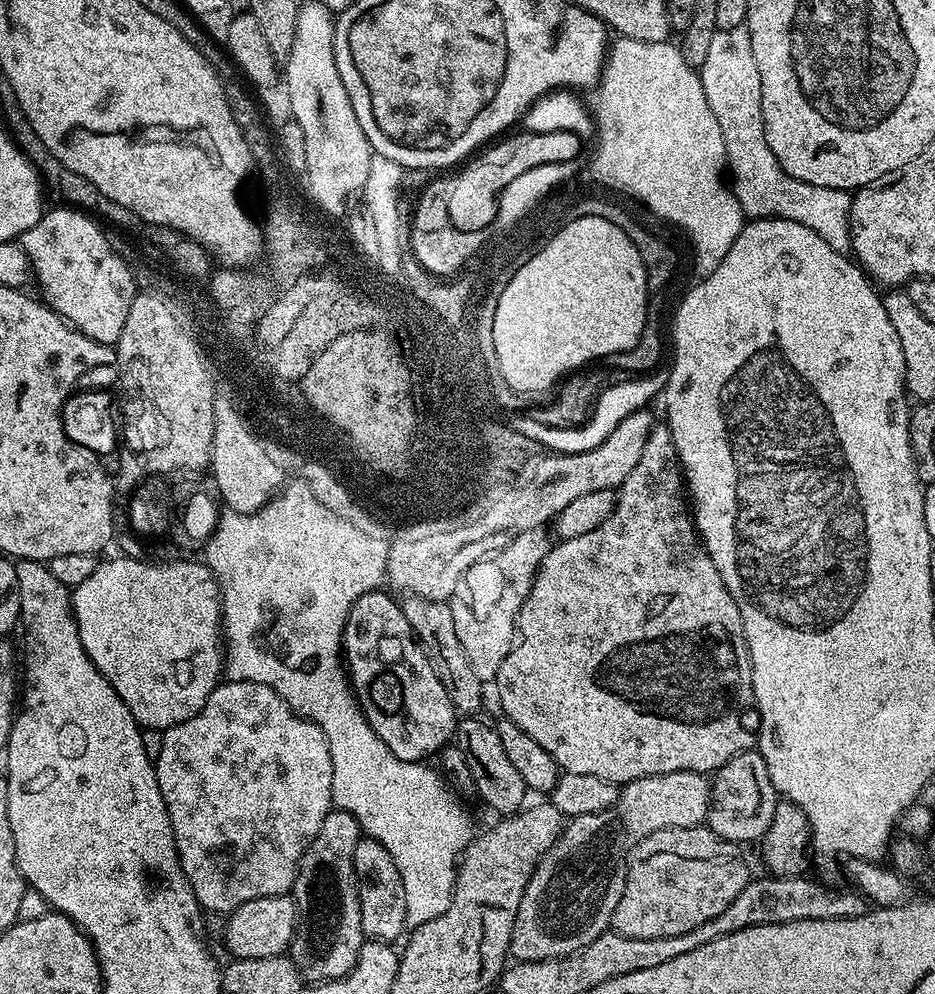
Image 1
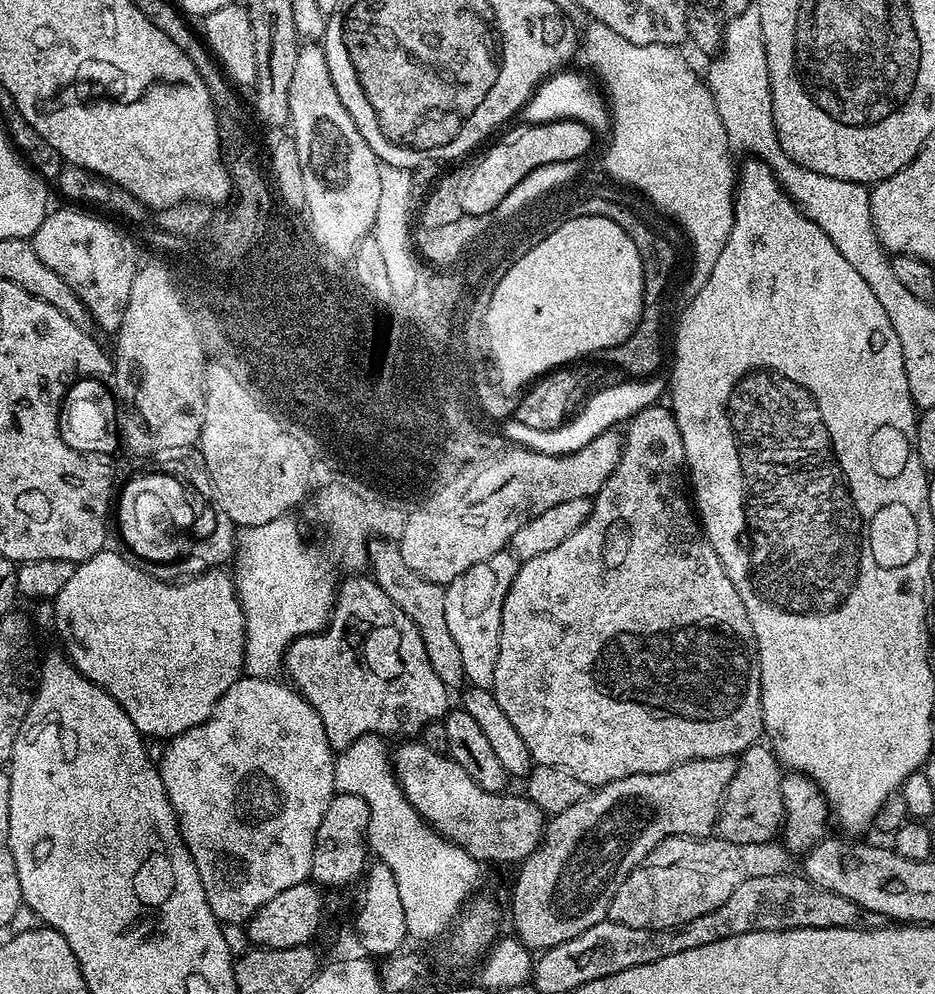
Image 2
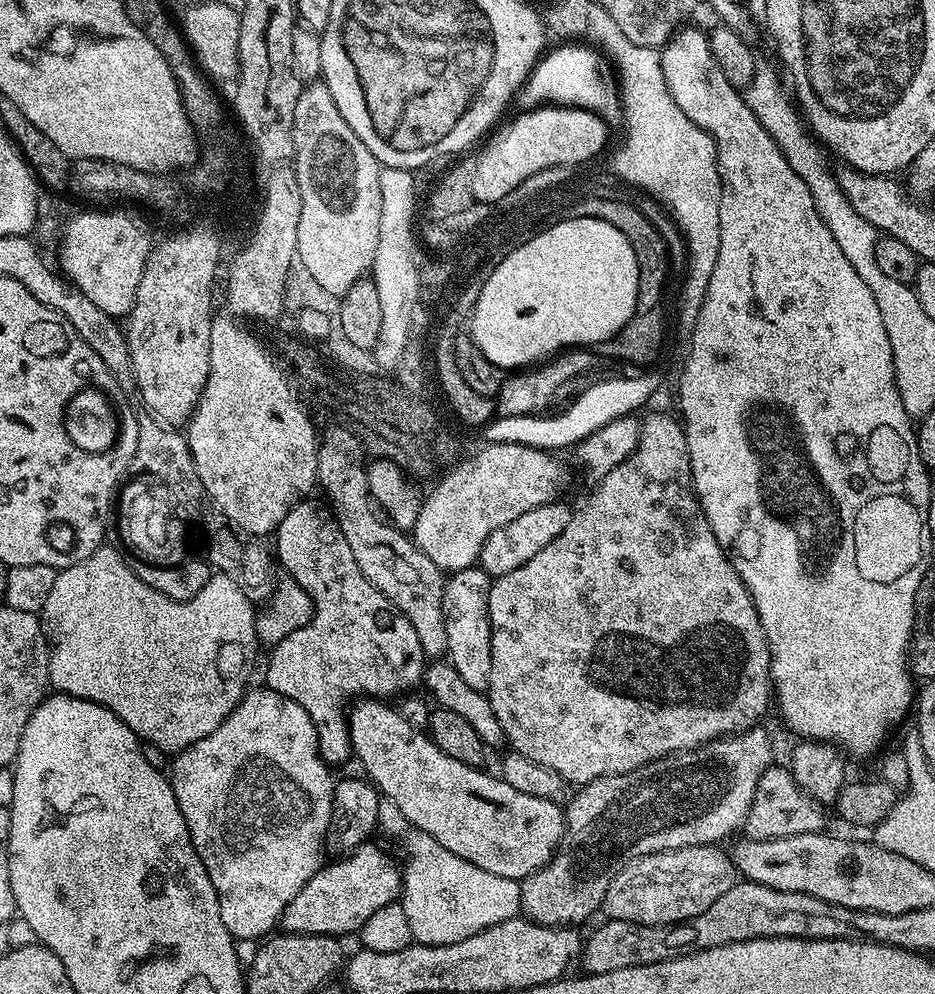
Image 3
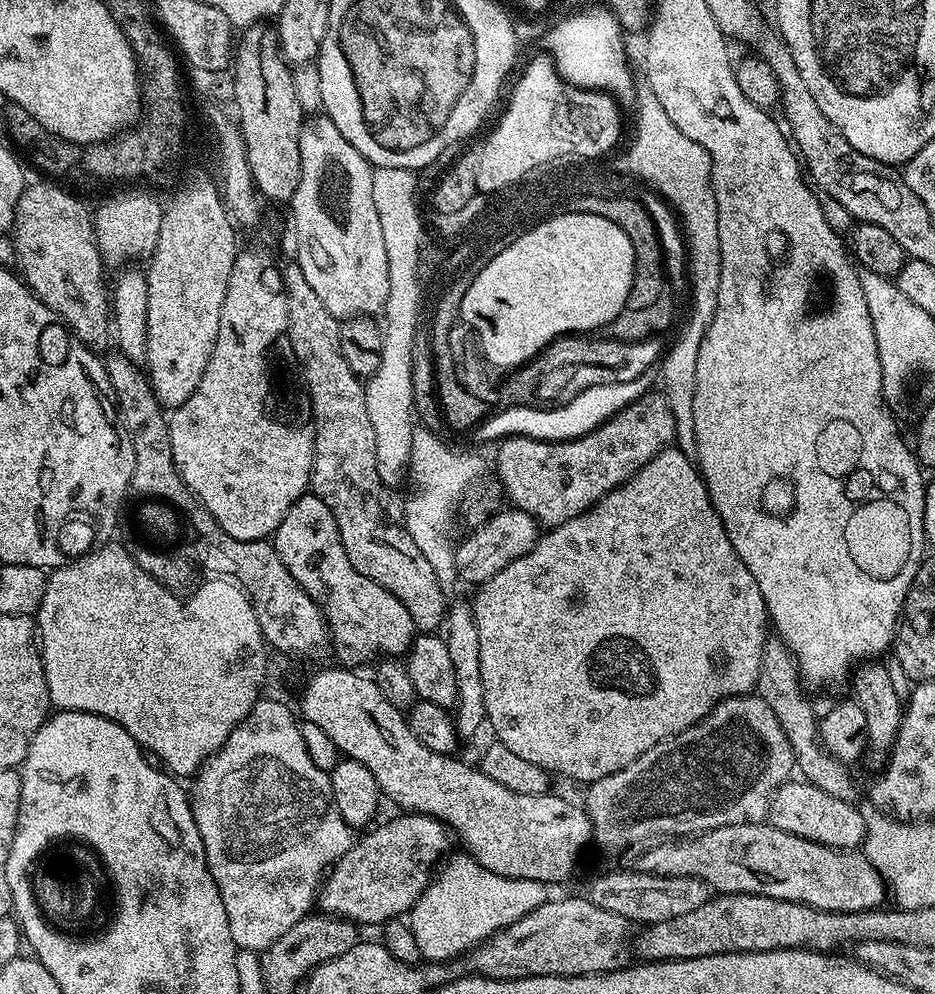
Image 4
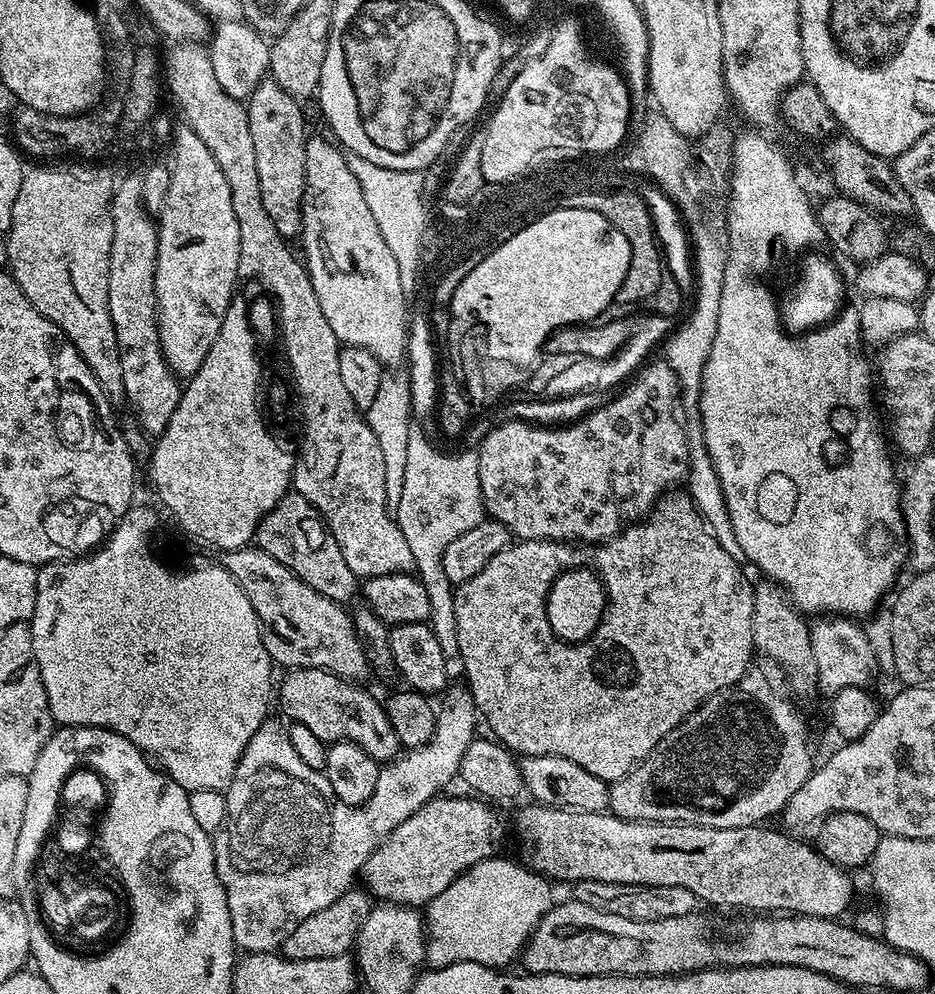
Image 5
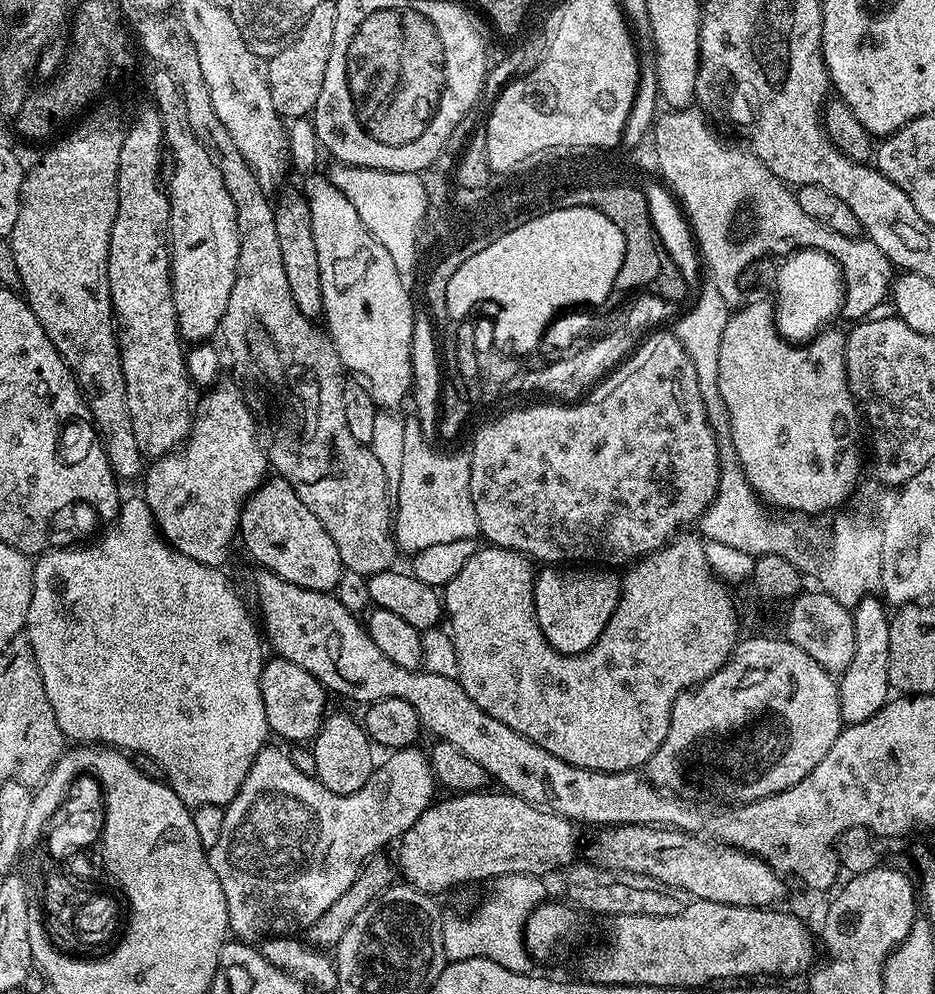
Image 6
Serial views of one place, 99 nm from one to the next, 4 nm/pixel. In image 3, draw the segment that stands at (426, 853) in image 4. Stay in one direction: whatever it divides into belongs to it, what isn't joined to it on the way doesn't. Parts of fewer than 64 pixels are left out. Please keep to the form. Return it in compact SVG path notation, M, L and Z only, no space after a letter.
M376 842L359 844L353 852L341 855L337 864L325 863L290 898L286 910L280 915L279 927L284 932L322 934L345 938L359 933L364 923L387 904L395 904L402 896L402 868L376 845Z

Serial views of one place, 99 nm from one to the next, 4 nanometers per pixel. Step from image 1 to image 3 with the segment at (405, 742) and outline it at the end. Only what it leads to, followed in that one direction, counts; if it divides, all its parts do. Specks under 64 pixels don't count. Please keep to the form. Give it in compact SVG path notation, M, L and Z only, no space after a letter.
M305 498L300 503L294 505L290 510L290 514L286 514L286 518L282 518L282 522L276 527L274 533L276 539L276 548L274 547L274 556L280 564L285 568L287 575L296 581L296 584L302 586L304 592L312 597L312 619L306 626L302 626L298 630L294 630L286 638L282 638L271 649L272 657L268 660L268 669L265 670L264 676L267 687L273 688L278 694L282 694L286 698L290 698L294 702L298 702L298 706L302 706L302 710L306 710L306 714L310 714L310 718L316 727L314 737L315 751L320 753L321 760L329 766L335 764L344 764L350 760L350 745L348 743L348 721L346 719L346 704L344 708L344 700L351 701L353 698L360 698L367 694L372 698L392 698L388 696L399 697L401 694L407 693L415 684L419 685L424 679L424 670L426 667L426 657L422 650L422 642L418 642L418 634L414 631L414 626L410 626L410 622L400 611L395 608L386 598L386 594L379 592L377 588L371 584L366 578L366 574L362 574L362 570L358 570L358 562L354 562L354 553L350 551L350 546L346 543L346 538L342 534L342 530L338 526L335 516L327 507L324 508L320 504L315 504L312 498Z

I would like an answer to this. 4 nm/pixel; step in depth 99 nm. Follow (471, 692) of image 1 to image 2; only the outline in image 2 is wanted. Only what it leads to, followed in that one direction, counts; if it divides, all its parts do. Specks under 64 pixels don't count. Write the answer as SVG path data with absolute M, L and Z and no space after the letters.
M389 539L369 540L366 564L367 567L372 567L370 576L376 585L412 619L414 626L418 626L418 634L422 634L422 646L426 646L426 658L430 658L430 666L434 666L434 674L442 678L449 690L463 689L466 681L462 668L462 654L458 651L458 645L450 635L446 622L445 585L430 582L414 570L410 570L410 566L406 566L406 560L402 558L399 543Z

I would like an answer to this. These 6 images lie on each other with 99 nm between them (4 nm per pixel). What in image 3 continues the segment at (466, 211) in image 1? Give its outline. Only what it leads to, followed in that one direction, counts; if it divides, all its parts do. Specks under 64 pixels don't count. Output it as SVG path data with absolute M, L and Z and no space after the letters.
M541 106L519 113L508 125L495 129L492 141L479 149L483 160L475 177L475 191L482 197L481 204L492 202L497 196L503 196L510 187L546 167L566 162L586 162L594 154L605 151L610 135L607 124L598 118L598 114L581 108L562 108L559 106Z

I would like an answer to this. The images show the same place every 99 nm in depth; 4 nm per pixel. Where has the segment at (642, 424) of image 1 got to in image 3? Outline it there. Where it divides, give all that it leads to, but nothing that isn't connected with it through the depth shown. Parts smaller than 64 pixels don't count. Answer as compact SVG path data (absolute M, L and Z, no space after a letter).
M491 444L484 456L476 456L472 464L465 464L456 472L456 476L449 476L448 480L439 479L442 488L431 489L430 494L423 497L421 512L412 528L411 535L415 537L416 545L438 566L441 572L451 574L460 572L464 568L473 567L479 561L480 551L498 526L506 526L514 518L521 517L525 512L534 510L543 504L555 501L560 491L568 484L568 468L559 460L559 455L528 445Z

